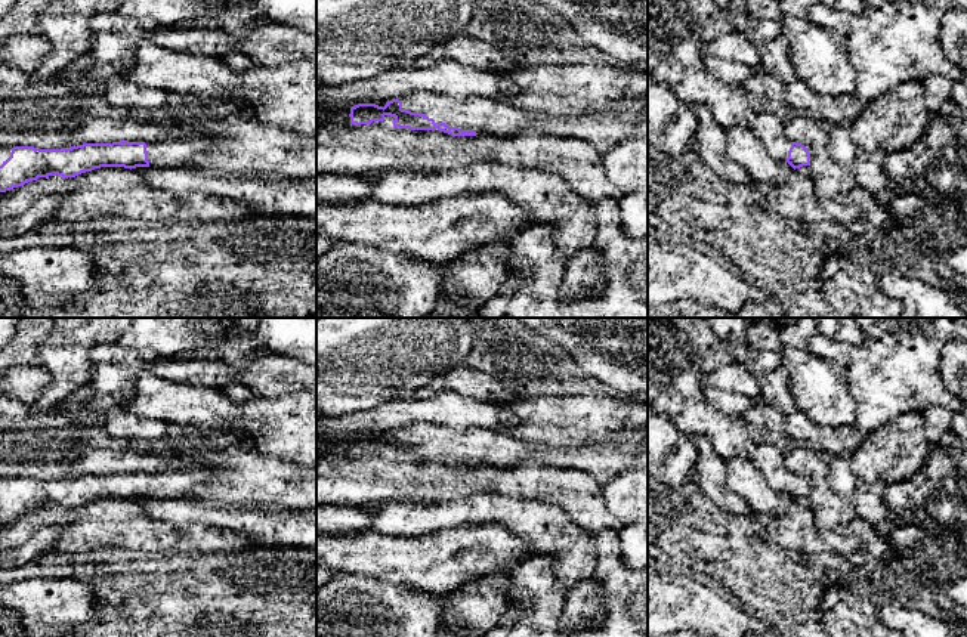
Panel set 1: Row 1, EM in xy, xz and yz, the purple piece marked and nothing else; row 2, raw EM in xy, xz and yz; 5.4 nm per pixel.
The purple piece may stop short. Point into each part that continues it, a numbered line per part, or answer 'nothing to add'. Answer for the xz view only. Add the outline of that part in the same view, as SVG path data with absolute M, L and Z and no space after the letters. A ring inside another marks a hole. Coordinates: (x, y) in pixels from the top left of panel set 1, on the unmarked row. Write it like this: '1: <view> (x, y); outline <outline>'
1: xz (627, 450); outline M418 424L402 432L402 440L421 443L433 449L436 457L445 454L449 458L473 461L492 467L518 467L522 464L538 464L559 470L577 470L591 476L600 485L631 469L648 469L648 430L621 430L608 443L588 442L577 446L550 445L543 442L519 440L509 433L501 435L486 429L467 429L454 432L448 427Z

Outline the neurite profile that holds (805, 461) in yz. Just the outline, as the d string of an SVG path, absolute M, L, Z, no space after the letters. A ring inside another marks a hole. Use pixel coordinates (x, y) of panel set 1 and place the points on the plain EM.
M806 446L785 454L785 466L791 473L801 474L810 485L810 508L819 531L834 531L847 525L856 510L828 486L828 463L818 457L818 451Z

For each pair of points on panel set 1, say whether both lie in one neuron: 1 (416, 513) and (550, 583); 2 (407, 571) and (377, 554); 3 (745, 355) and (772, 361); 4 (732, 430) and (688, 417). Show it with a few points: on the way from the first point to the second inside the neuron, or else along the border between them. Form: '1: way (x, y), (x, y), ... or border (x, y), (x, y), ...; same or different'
1: border (528, 556), (550, 556), (556, 562), (558, 577); different
2: way (399, 563), (395, 559), (385, 557); same
3: way (751, 358), (766, 361); same
4: way (722, 430), (698, 417); same

